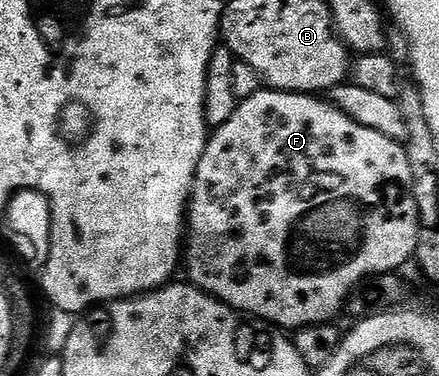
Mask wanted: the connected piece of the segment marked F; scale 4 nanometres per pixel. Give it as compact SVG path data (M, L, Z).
M261 90L249 100L239 101L234 114L228 121L215 129L208 137L202 158L198 162L196 177L192 183L192 195L186 209L186 264L188 276L197 288L215 296L231 308L257 320L267 320L269 324L281 329L299 330L309 324L327 324L336 311L345 307L352 295L352 289L363 284L369 276L382 276L395 273L404 263L416 255L418 246L418 206L412 197L412 175L408 155L404 153L404 144L399 140L386 138L378 130L358 126L354 118L342 114L327 99L316 94L303 92L278 92Z

